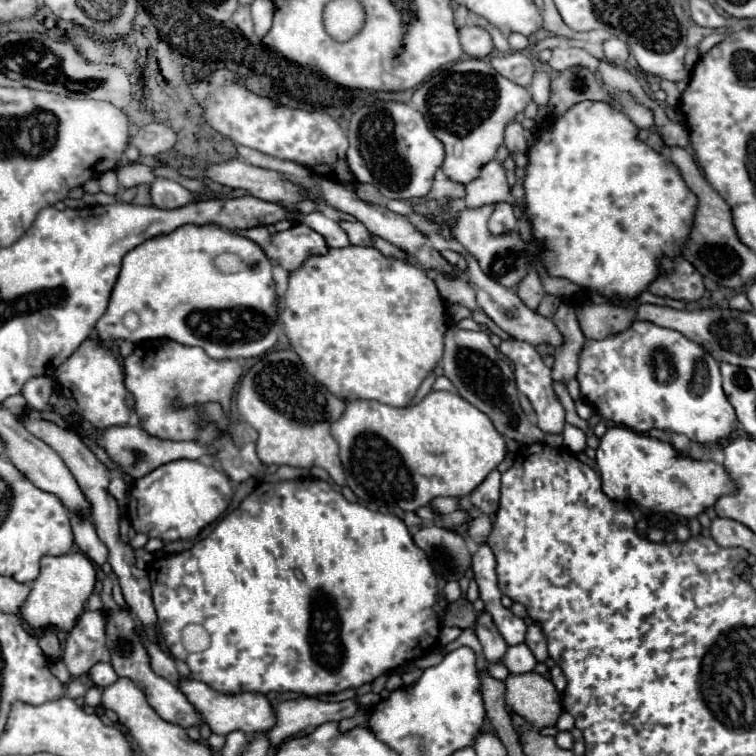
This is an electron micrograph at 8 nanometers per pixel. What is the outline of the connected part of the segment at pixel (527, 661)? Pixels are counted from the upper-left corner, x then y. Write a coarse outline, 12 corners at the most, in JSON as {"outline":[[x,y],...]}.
{"outline":[[525,644],[509,646],[501,664],[511,674],[535,670],[537,660]]}

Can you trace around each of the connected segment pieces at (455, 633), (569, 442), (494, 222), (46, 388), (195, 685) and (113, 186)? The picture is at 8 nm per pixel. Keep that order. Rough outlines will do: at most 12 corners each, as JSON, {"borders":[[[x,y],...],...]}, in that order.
{"borders":[[[443,626],[439,634],[442,646],[454,641],[462,632],[457,627]],[[565,422],[565,446],[573,452],[587,448],[585,432]],[[499,202],[489,218],[493,234],[517,228],[513,206]],[[37,376],[23,386],[31,410],[49,408],[55,382]],[[203,682],[179,688],[215,734],[269,732],[265,694],[227,696]],[[113,170],[99,176],[105,194],[117,194],[119,182]]]}

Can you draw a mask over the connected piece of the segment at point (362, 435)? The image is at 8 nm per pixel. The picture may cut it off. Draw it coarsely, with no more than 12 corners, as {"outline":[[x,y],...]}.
{"outline":[[459,394],[347,402],[363,504],[463,498],[517,450]]}

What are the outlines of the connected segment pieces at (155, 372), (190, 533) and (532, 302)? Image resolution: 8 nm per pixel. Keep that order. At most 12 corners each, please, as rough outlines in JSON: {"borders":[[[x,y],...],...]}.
{"borders":[[[147,340],[125,358],[141,426],[213,444],[197,402],[229,402],[243,368],[197,346]],[[169,462],[131,484],[127,518],[191,540],[227,510],[225,472]],[[529,271],[518,296],[533,311],[545,296],[539,275]]]}

